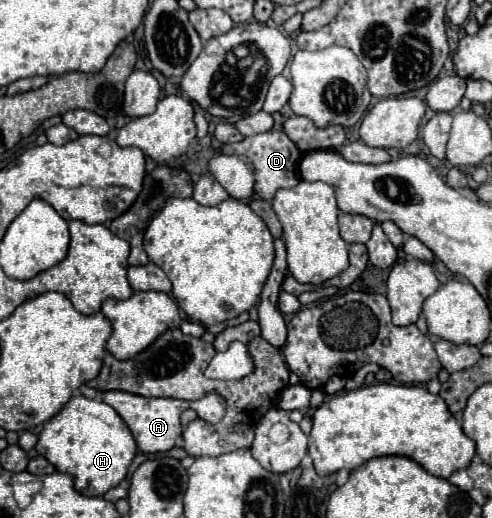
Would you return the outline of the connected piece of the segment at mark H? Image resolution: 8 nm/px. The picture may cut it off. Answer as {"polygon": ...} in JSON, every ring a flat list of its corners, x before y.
{"polygon":[[77,395,43,425,35,451,37,455,45,457,57,471,73,475,75,489,79,493,95,497,105,495,125,479,137,447,129,427,113,407,103,401]]}

